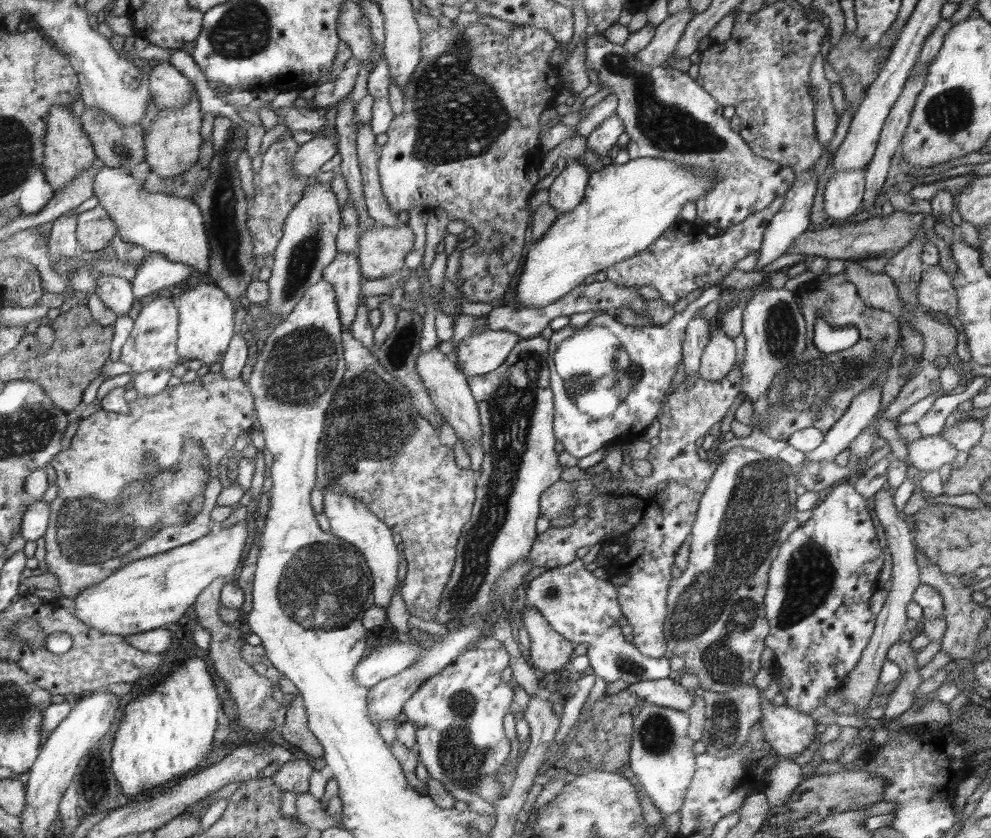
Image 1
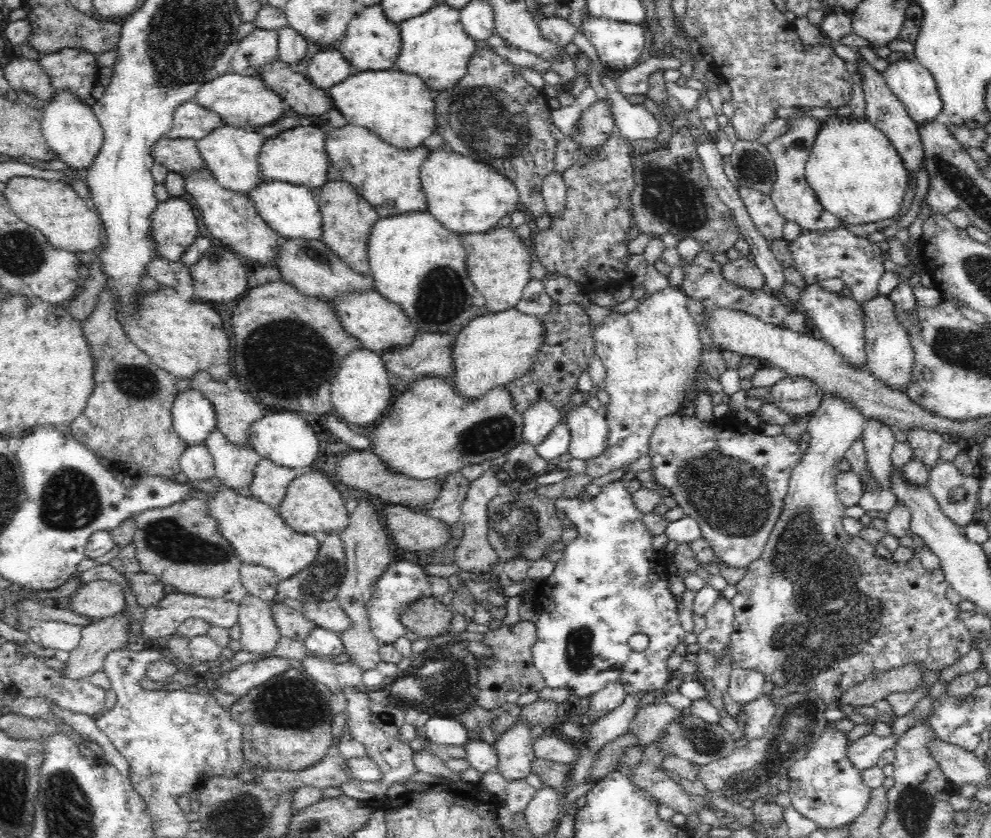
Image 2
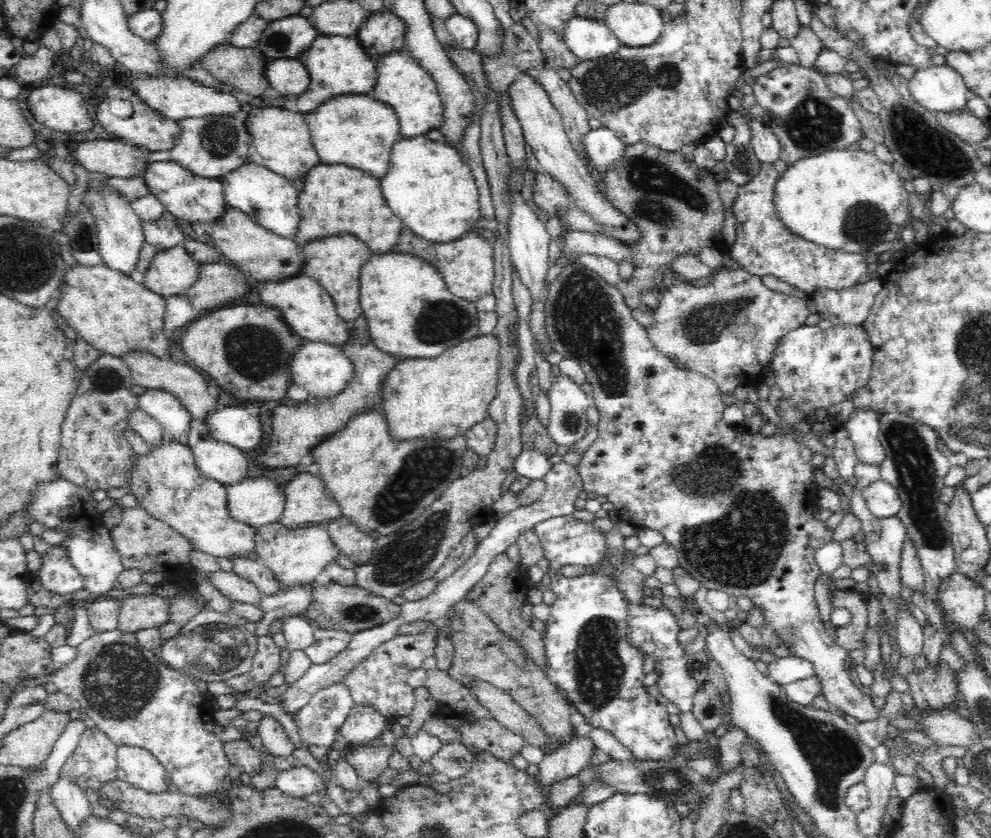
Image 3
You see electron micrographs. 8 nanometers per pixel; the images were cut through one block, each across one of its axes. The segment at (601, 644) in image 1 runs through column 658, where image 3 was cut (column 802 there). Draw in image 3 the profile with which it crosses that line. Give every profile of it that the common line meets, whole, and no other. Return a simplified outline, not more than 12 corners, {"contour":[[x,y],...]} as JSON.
{"contour":[[776,658],[767,678],[782,687],[815,676],[813,663]]}

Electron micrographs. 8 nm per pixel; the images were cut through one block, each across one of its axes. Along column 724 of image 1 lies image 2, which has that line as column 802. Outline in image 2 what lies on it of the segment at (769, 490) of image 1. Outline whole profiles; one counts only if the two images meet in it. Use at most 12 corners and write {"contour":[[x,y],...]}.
{"contour":[[824,393],[729,650],[833,705],[973,636],[940,565],[842,527],[866,420]]}

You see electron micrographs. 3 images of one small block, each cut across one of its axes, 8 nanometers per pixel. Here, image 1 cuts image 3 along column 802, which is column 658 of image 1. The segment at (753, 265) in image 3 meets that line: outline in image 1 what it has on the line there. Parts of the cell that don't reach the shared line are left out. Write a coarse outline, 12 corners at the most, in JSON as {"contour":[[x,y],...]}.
{"contour":[[782,203],[709,236],[678,222],[606,280],[670,306],[760,250]]}

